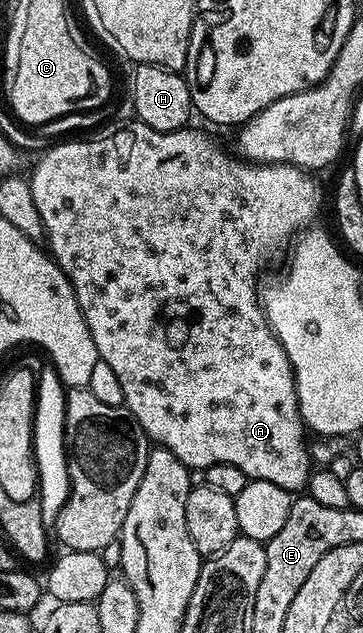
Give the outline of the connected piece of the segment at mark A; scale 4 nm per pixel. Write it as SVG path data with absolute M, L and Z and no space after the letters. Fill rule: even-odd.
M125 122L117 127L119 128L115 129L114 132L109 132L106 136L99 137L98 140L73 140L77 138L69 138L65 140L67 141L66 144L59 144L63 142L54 143L54 148L49 148L42 154L41 161L33 168L33 173L28 173L27 176L29 185L31 186L31 195L35 198L35 207L39 210L39 218L43 218L47 251L49 255L53 257L53 261L61 267L63 274L71 282L71 286L75 290L75 298L79 302L79 310L87 322L87 330L91 330L91 338L95 338L95 350L97 351L98 357L103 362L107 362L107 366L111 366L111 370L115 370L115 374L119 378L119 383L123 385L124 407L128 408L129 413L139 422L139 426L145 431L150 441L152 441L154 445L171 450L171 452L191 470L197 470L197 468L198 470L204 470L216 464L230 464L231 466L239 466L239 470L243 470L243 474L247 474L250 480L275 482L275 486L283 486L283 490L287 490L290 494L300 493L302 489L308 485L309 473L311 471L309 444L307 443L307 439L305 440L305 436L307 437L307 429L304 420L301 418L301 411L299 410L297 387L293 381L293 367L265 317L265 309L262 308L259 299L257 275L268 266L269 260L275 259L281 251L284 253L286 249L290 247L291 241L298 233L308 229L310 225L316 221L313 219L316 218L317 211L321 208L321 196L317 193L317 184L309 177L312 175L310 175L306 169L297 168L293 164L254 164L252 162L246 162L240 155L234 154L232 151L229 153L219 141L212 140L207 133L200 132L199 129L193 128L194 126L180 128L178 132L151 130L151 126L140 122Z

